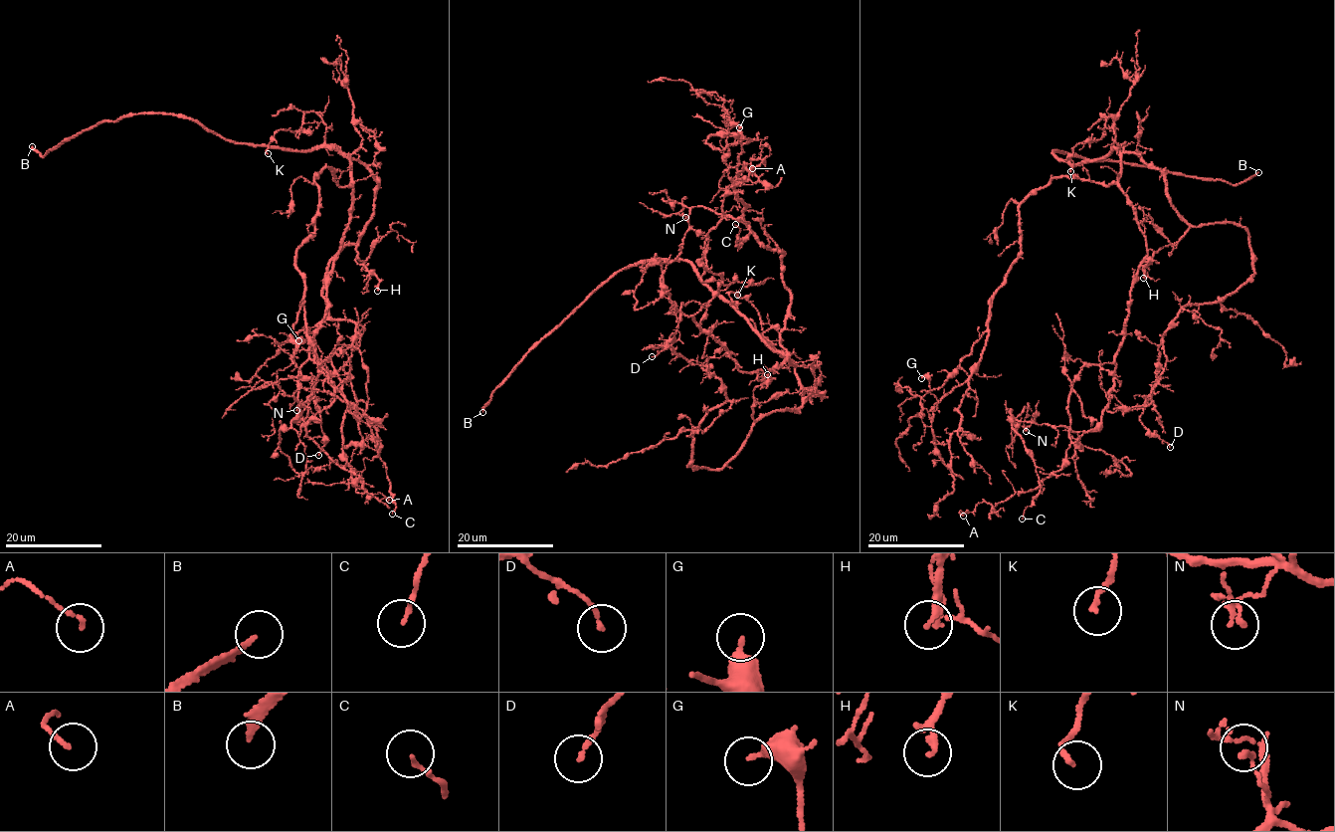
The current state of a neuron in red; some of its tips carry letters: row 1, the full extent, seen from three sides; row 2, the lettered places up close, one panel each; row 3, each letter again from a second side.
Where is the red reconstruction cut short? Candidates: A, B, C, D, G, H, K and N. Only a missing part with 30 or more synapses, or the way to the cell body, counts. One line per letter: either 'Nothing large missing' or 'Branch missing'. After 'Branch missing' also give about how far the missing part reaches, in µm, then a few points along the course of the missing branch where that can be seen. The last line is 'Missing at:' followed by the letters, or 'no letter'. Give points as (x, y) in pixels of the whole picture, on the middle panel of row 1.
A: Nothing large missing
B: Branch missing. Missing length about 350 µm
C: Nothing large missing
D: Nothing large missing
G: Nothing large missing
H: Branch missing. Missing length about 25 µm. Course of what is missing: (767, 374), (760, 365), (762, 342), (777, 328), (778, 316), (788, 303), (792, 295), (790, 295)
K: Nothing large missing
N: Nothing large missing
Missing at: B, H

